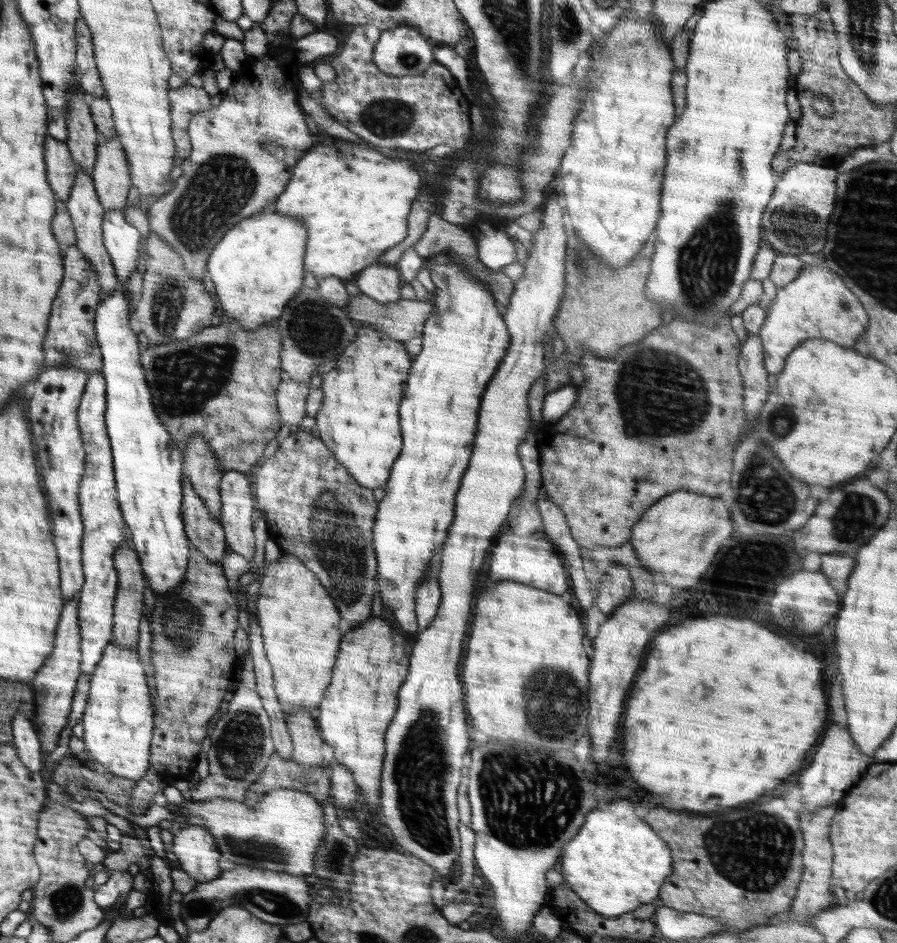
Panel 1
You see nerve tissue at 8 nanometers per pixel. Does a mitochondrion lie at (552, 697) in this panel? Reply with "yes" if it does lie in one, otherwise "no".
yes

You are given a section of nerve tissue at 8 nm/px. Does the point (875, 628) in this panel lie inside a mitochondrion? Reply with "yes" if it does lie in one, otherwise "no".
no

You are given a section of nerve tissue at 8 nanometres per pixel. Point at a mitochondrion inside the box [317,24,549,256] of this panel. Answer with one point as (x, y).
(387, 118)

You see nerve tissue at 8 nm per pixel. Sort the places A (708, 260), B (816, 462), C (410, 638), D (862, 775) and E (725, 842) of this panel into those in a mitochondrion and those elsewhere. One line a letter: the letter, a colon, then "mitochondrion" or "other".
A: mitochondrion
B: other
C: other
D: other
E: mitochondrion

